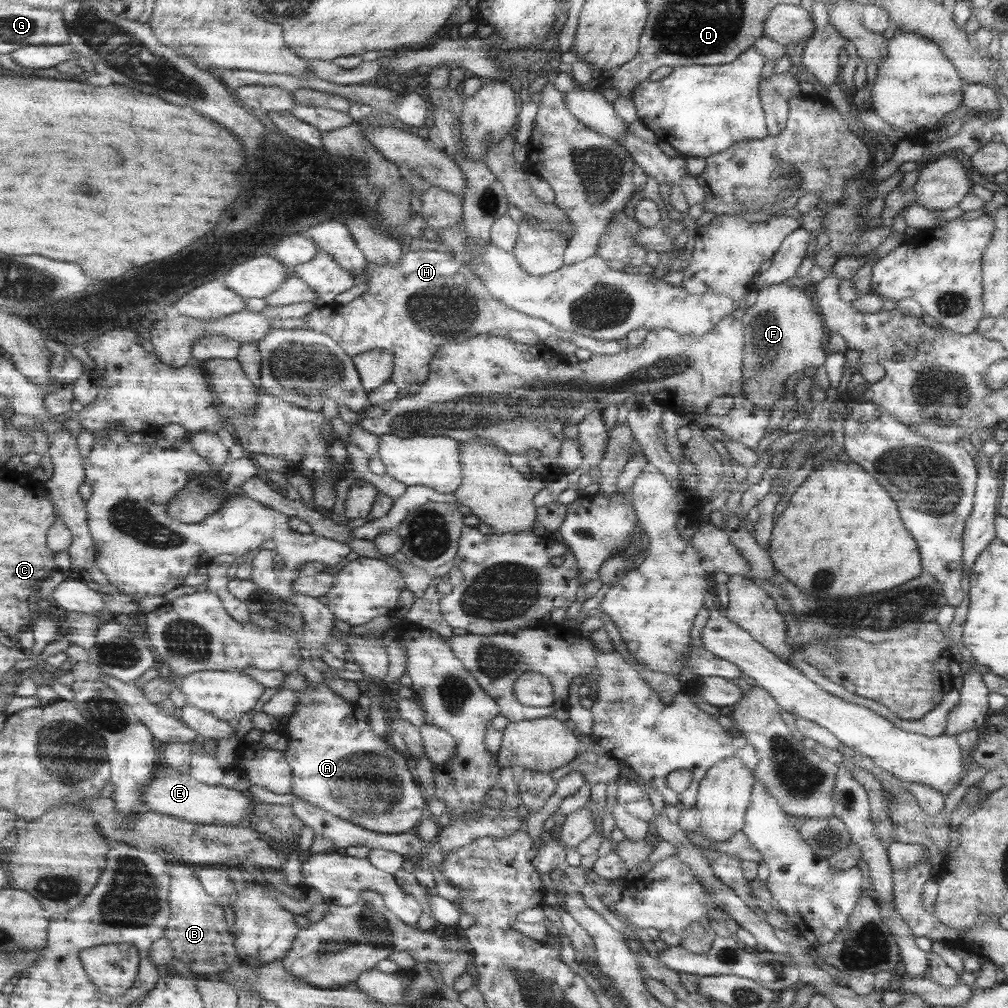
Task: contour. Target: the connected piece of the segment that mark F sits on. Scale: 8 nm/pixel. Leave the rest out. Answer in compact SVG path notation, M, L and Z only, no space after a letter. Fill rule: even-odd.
M784 282L782 284L767 286L766 288L760 290L754 305L751 307L749 306L746 309L745 315L743 316L744 364L742 365L742 372L744 381L744 393L746 393L745 397L747 398L750 407L772 411L773 408L775 408L774 404L776 404L776 402L780 402L786 396L786 380L788 380L792 374L799 374L807 368L820 368L825 365L827 352L824 350L824 344L829 341L828 334L825 326L823 325L822 317L817 310L817 306L811 297L812 294L810 292L807 292L806 290L800 289L798 287L794 287L788 282Z

